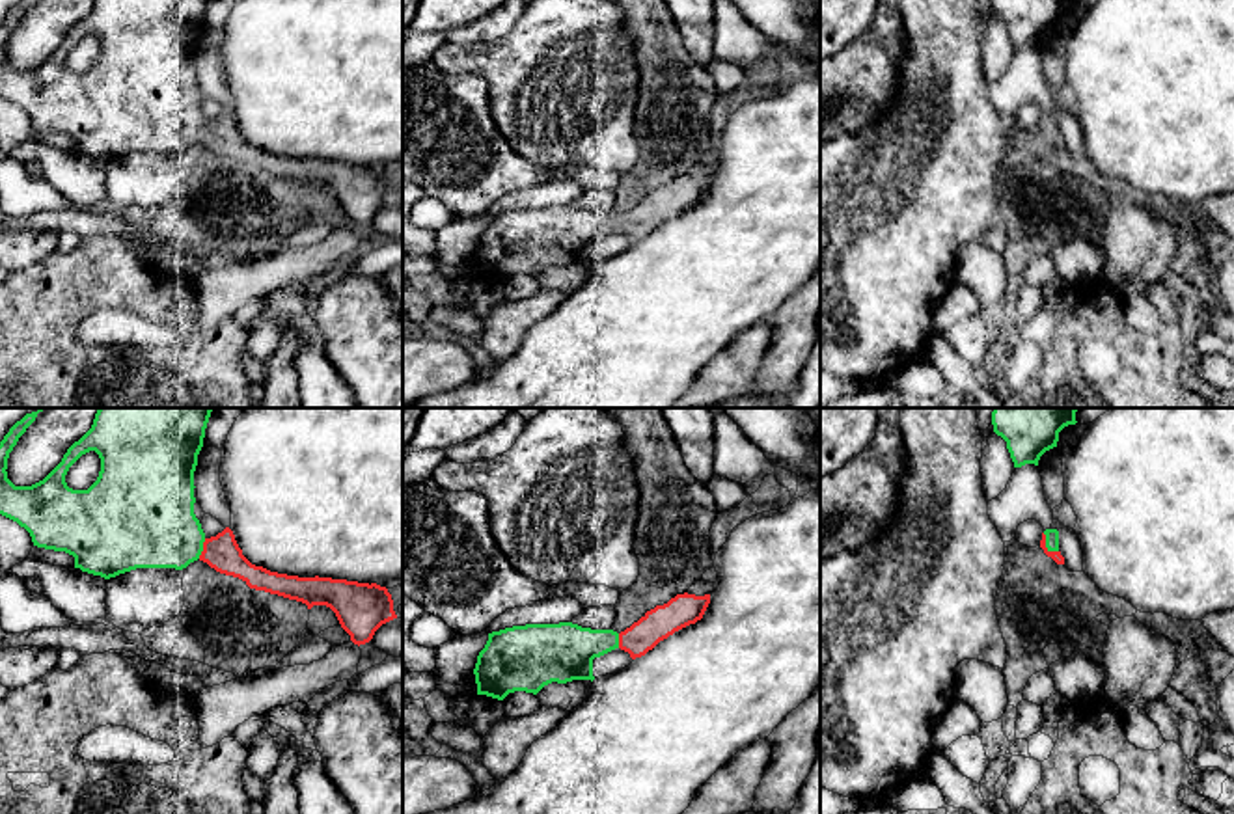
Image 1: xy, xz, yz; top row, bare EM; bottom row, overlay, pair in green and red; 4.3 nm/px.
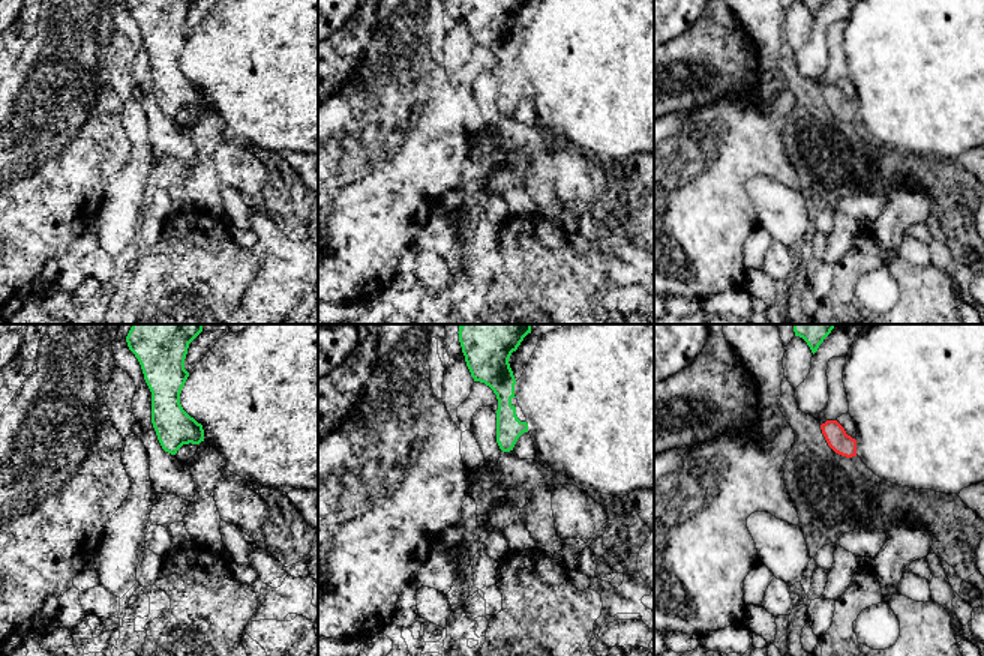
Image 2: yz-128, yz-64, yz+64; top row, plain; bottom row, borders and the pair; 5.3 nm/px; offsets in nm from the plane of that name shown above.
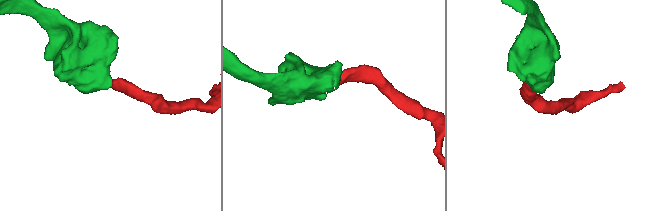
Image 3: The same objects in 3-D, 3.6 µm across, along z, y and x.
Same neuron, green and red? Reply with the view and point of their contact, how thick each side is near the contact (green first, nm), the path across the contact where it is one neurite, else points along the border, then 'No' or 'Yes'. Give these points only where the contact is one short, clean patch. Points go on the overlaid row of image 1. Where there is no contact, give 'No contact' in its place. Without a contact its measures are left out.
Touches green at yz (1046, 546). Thickness 60 nm (green) against 50 nm. Yes

